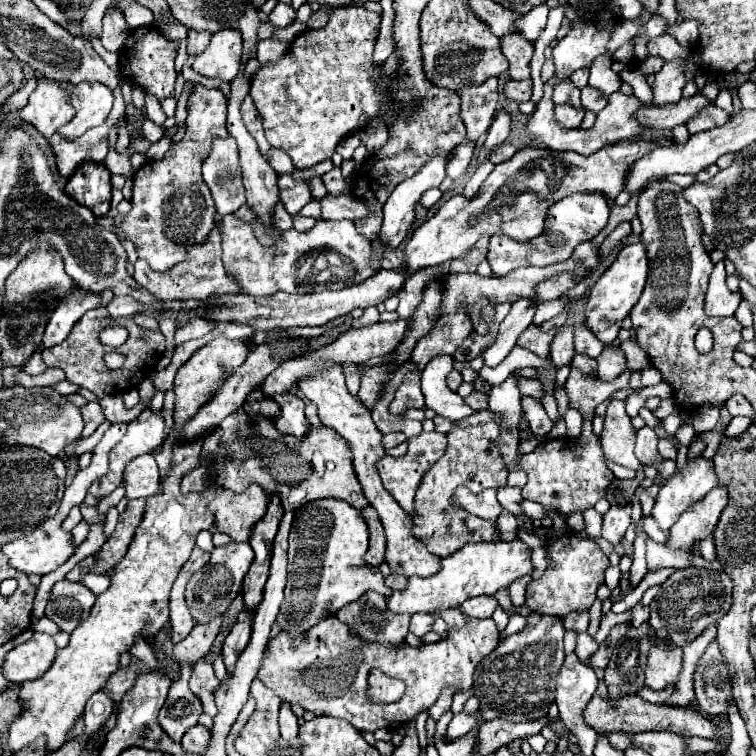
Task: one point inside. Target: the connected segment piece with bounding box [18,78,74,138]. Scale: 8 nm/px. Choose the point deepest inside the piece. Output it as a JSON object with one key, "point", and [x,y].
{"point":[49,108]}

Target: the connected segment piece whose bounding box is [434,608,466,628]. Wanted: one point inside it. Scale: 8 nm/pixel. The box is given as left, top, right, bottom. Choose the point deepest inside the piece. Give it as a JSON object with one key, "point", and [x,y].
{"point":[453,618]}

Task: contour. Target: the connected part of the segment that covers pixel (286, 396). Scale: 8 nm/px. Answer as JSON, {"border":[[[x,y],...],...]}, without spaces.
{"border":[[[284,392],[280,396],[274,396],[274,400],[280,404],[282,408],[282,416],[276,418],[274,426],[282,432],[282,434],[290,434],[296,436],[298,440],[304,438],[308,434],[310,422],[304,416],[304,402],[302,398],[298,398],[296,394]]]}

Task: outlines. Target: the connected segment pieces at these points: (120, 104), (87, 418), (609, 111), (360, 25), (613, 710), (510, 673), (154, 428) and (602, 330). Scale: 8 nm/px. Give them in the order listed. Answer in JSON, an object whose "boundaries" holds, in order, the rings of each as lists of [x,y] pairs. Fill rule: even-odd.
{"boundaries":[[[[121,87],[115,88],[112,92],[114,95],[113,107],[108,120],[102,126],[90,128],[80,138],[62,140],[62,136],[56,132],[48,140],[48,144],[52,146],[52,152],[56,156],[56,168],[58,168],[60,176],[68,178],[76,170],[76,166],[84,160],[102,162],[106,158],[106,154],[108,154],[108,130],[114,124],[118,124],[118,120],[125,116],[126,111]]],[[[90,402],[88,406],[82,408],[82,416],[84,416],[84,430],[82,430],[82,438],[88,438],[102,422],[104,422],[104,414],[98,402]]],[[[550,78],[546,84],[544,84],[544,98],[540,100],[540,104],[536,106],[536,112],[530,116],[530,122],[528,122],[528,130],[536,136],[536,142],[544,148],[550,148],[550,150],[572,150],[572,152],[578,152],[578,154],[592,154],[596,150],[600,150],[602,146],[608,146],[608,144],[614,144],[614,142],[620,142],[620,140],[632,140],[636,134],[646,134],[646,128],[642,128],[636,118],[634,118],[634,110],[640,106],[640,100],[636,96],[626,96],[622,92],[614,92],[608,96],[608,106],[596,116],[596,124],[590,128],[590,130],[582,130],[582,128],[574,128],[574,130],[568,130],[568,128],[560,128],[560,124],[556,124],[554,117],[554,103],[552,98],[554,92],[554,86],[558,84],[560,80],[556,78]]],[[[362,6],[336,8],[326,28],[302,32],[290,42],[290,48],[280,62],[262,64],[260,70],[252,76],[250,96],[254,98],[254,104],[264,120],[266,138],[270,146],[282,148],[292,158],[294,168],[306,170],[326,158],[332,158],[338,142],[344,136],[358,132],[362,126],[366,126],[372,118],[378,116],[382,108],[386,124],[390,122],[390,118],[396,118],[394,108],[388,100],[388,92],[380,92],[380,66],[372,64],[372,50],[376,42],[374,30],[378,28],[378,24],[380,16]],[[382,98],[386,98],[384,104],[380,104]]],[[[604,682],[598,684],[596,696],[588,702],[588,708],[584,708],[584,720],[588,720],[588,726],[594,728],[598,734],[610,734],[610,732],[648,732],[648,730],[666,730],[674,732],[678,736],[700,736],[700,738],[712,738],[712,734],[718,730],[718,724],[706,716],[702,716],[696,708],[670,708],[670,706],[658,706],[642,700],[636,694],[622,696],[614,704],[608,702],[608,690]]],[[[530,612],[526,626],[508,636],[498,648],[488,654],[474,672],[474,688],[480,698],[480,710],[484,720],[504,718],[510,722],[534,720],[548,714],[554,702],[556,676],[564,662],[564,624],[560,616],[544,616]]],[[[144,410],[136,420],[128,424],[128,430],[120,440],[120,444],[112,448],[108,474],[102,476],[100,480],[94,480],[88,492],[98,498],[108,496],[120,484],[120,478],[128,462],[134,460],[136,456],[150,454],[152,450],[156,450],[162,444],[162,434],[164,434],[162,416],[152,414],[152,410]]],[[[632,244],[626,246],[618,252],[616,260],[612,262],[610,268],[604,270],[604,274],[598,278],[598,282],[592,286],[586,308],[584,308],[584,318],[586,318],[586,326],[594,332],[594,336],[610,346],[616,338],[618,332],[622,328],[622,320],[630,314],[632,306],[638,302],[644,284],[646,284],[646,274],[648,274],[648,260],[646,260],[646,250],[644,244]]]]}

